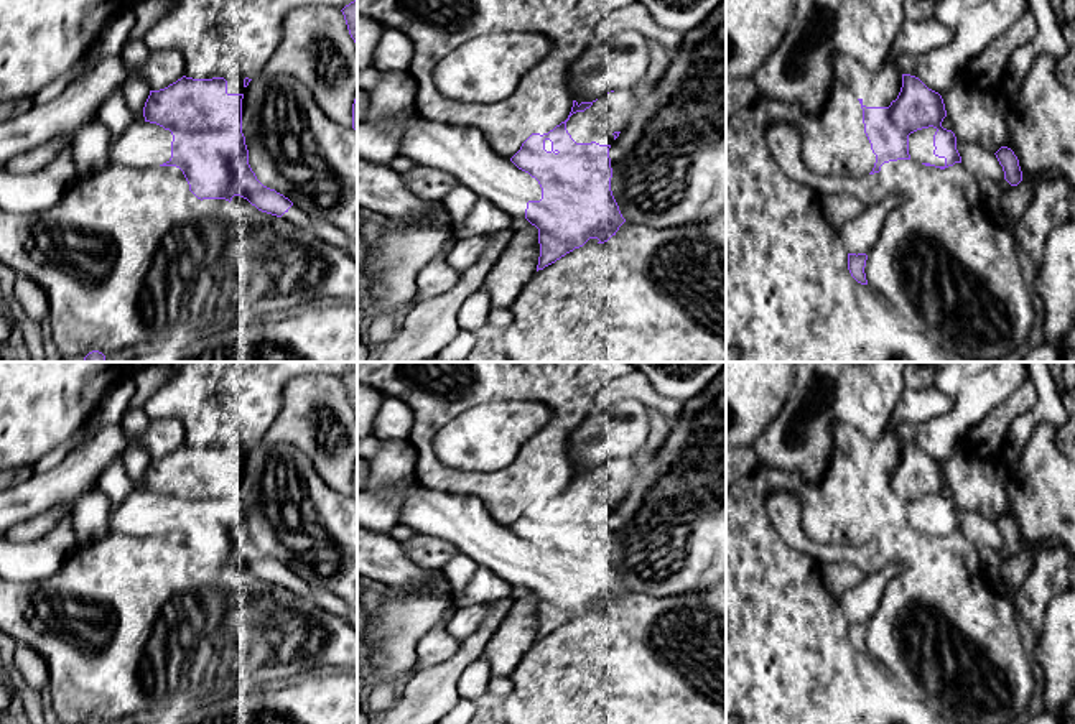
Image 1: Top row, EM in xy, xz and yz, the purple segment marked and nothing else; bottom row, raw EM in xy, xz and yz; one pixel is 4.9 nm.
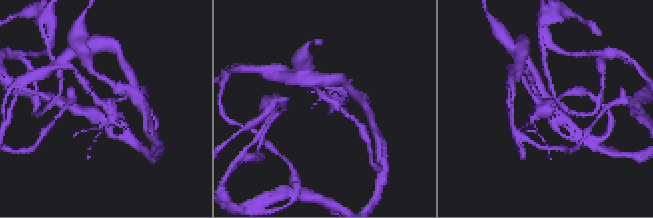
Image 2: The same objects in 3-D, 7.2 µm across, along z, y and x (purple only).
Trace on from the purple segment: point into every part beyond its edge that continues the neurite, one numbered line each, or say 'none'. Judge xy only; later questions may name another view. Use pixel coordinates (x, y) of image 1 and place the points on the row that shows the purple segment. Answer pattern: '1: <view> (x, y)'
1: xy (144, 145)
2: xy (297, 216)

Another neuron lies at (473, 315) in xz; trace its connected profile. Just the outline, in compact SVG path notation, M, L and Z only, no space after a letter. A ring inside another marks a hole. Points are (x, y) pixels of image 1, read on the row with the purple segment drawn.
M479 288L461 304L458 313L459 327L469 332L477 332L481 327L489 324L491 309L492 301L489 295L482 288Z

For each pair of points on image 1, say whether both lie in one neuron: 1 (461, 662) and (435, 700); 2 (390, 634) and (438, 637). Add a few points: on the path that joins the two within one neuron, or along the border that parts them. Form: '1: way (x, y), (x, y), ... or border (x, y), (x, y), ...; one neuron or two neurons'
1: way (451, 672), (435, 690); one neuron
2: border (448, 604), (443, 616), (420, 639), (412, 667); two neurons

